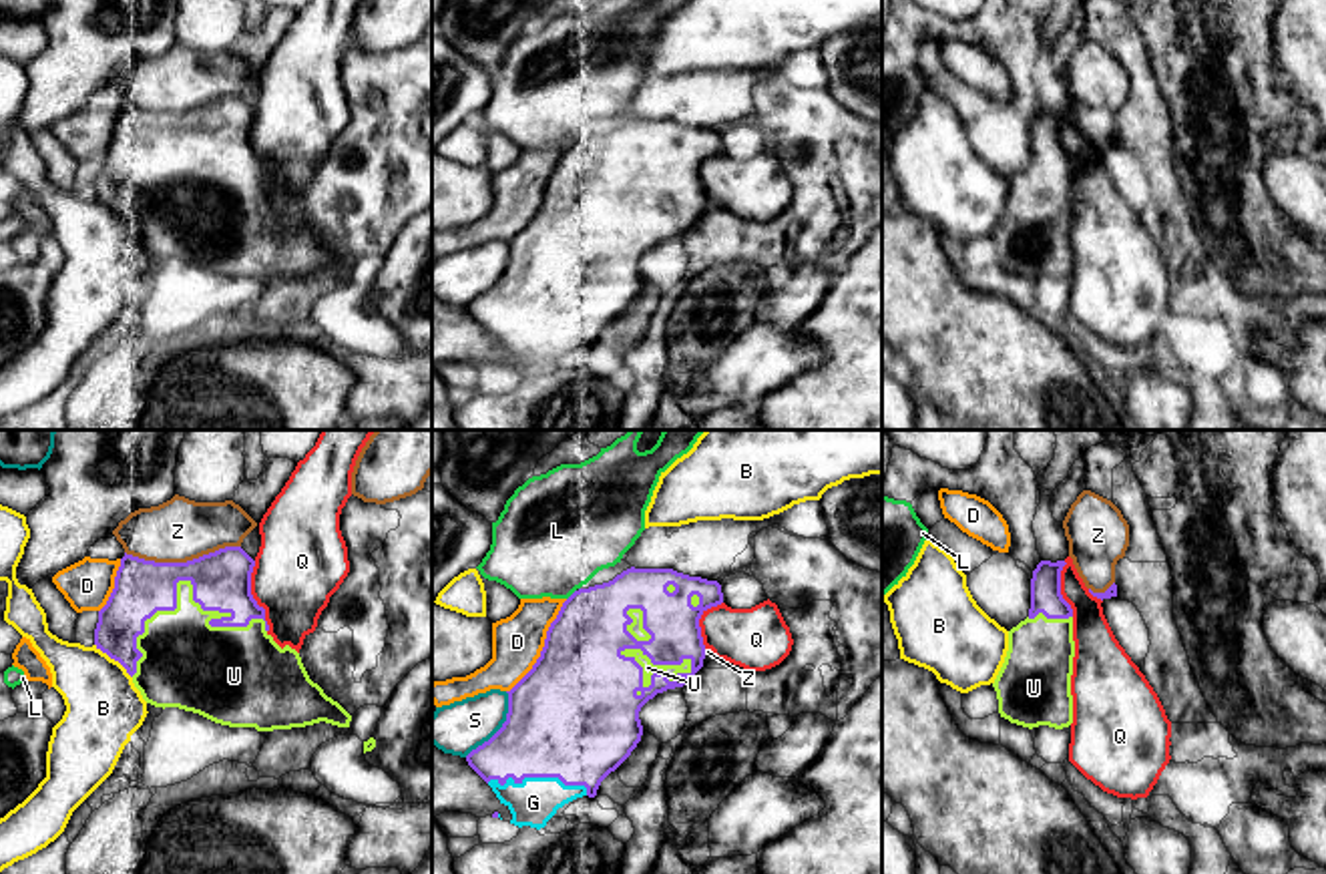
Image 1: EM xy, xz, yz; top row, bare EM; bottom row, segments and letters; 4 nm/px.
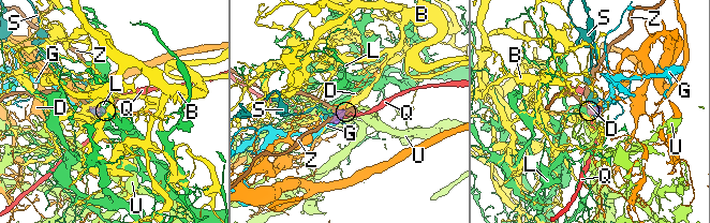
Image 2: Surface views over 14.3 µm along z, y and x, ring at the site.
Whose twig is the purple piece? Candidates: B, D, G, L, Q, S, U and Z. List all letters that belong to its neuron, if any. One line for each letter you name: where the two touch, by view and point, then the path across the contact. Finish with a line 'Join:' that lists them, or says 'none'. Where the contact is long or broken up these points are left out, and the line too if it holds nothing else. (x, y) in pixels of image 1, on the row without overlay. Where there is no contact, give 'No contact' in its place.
G: Touches purple at xz (539, 326)
U: Touches purple at xy (185, 129)
Join: G, U

